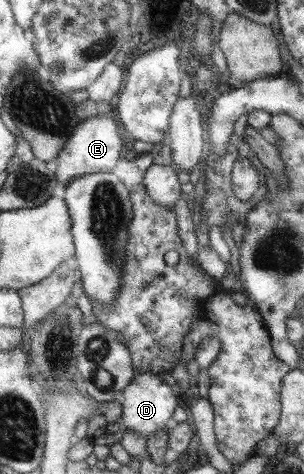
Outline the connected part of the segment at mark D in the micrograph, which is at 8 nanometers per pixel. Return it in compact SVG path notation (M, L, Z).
M151 371L137 373L131 384L123 390L120 401L122 406L121 424L147 438L153 433L157 433L159 429L167 428L165 422L171 418L173 410L177 408L177 396L173 394L173 390L165 384L158 374Z

